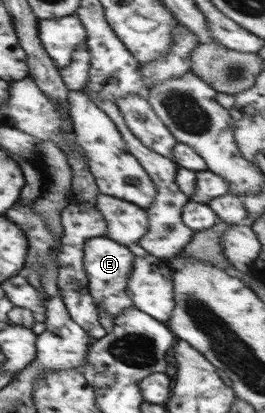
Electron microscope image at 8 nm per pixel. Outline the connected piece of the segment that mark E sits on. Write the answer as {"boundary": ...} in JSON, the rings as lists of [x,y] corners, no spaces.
{"boundary":[[[93,237],[87,239],[84,245],[83,268],[89,281],[90,295],[96,301],[96,307],[106,310],[113,319],[122,313],[123,309],[134,308],[133,302],[127,294],[127,283],[133,268],[135,256],[128,247],[116,243],[110,237]]]}

